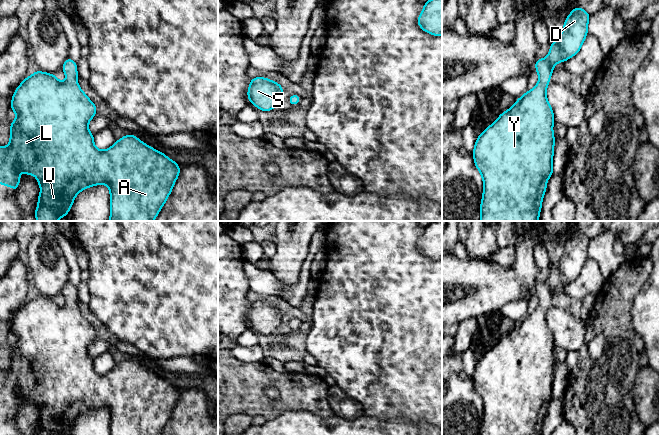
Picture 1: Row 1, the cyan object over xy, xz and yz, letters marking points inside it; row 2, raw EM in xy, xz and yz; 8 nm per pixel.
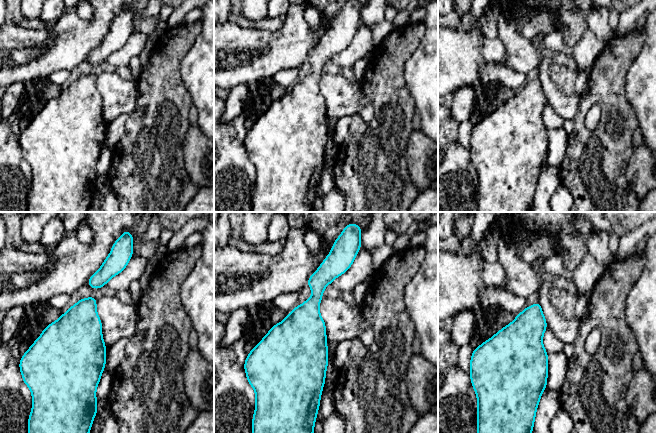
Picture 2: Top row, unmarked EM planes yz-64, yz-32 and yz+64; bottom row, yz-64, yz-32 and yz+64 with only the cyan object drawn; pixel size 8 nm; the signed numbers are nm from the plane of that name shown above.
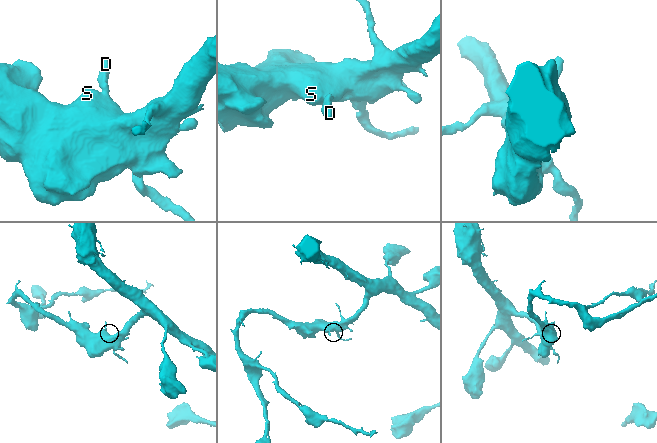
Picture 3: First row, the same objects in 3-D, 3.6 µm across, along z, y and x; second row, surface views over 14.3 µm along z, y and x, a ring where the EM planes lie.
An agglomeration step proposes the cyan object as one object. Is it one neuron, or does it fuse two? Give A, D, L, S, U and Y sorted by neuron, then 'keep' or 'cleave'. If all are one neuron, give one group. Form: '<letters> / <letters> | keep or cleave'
A D L S U Y | keep

